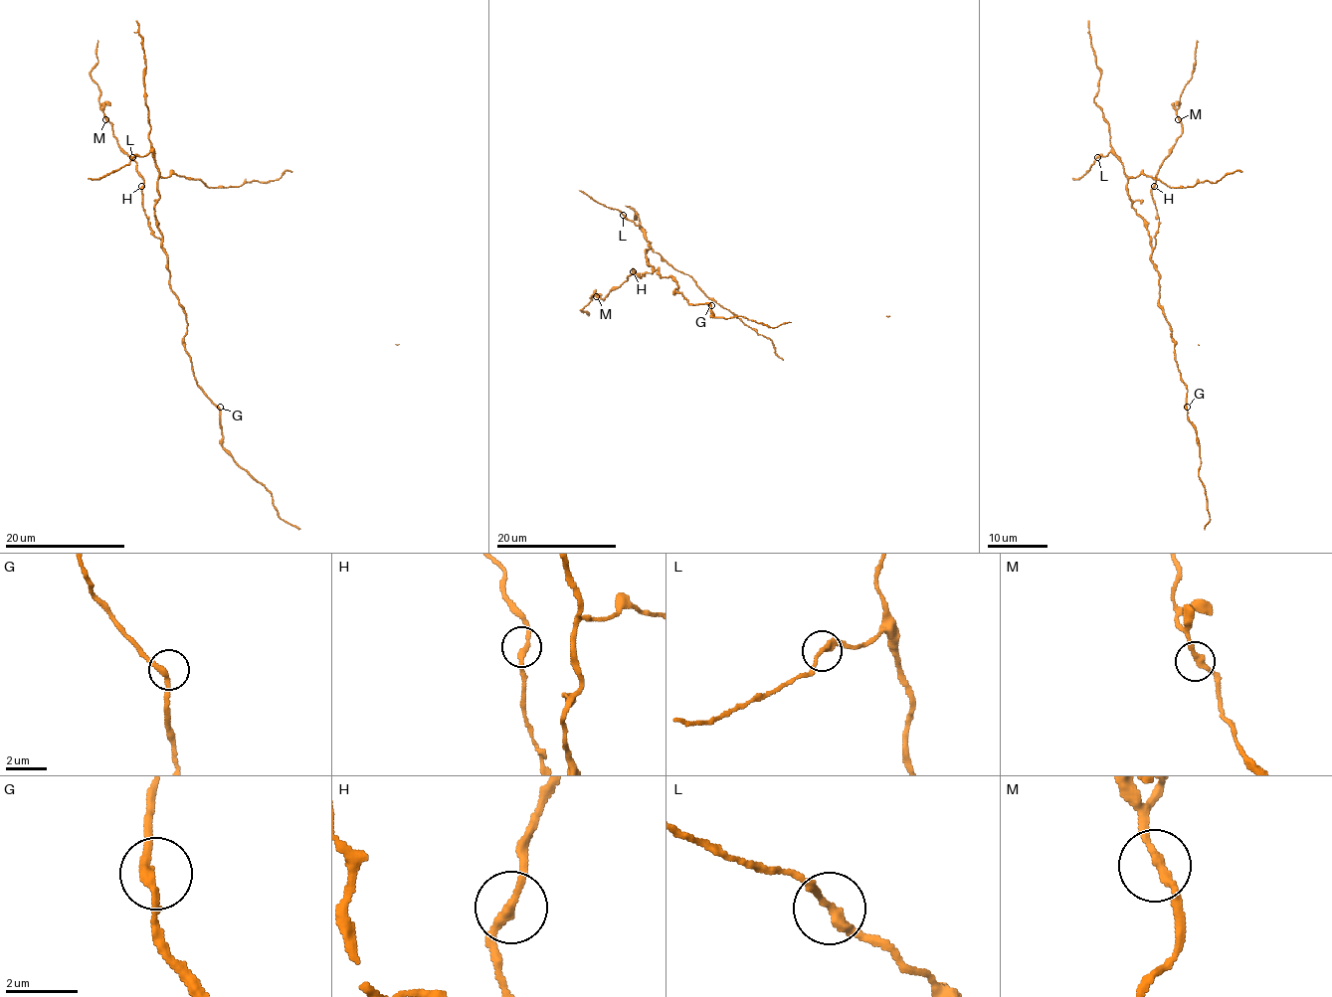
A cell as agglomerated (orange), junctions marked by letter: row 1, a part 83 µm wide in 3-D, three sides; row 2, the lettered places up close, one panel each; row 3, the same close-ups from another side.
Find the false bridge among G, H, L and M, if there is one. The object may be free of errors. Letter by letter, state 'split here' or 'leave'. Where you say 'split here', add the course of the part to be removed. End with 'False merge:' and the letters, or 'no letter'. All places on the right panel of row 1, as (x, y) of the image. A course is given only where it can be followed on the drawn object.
G: leave
H: leave
L: leave
M: leave
False merge: no letter

